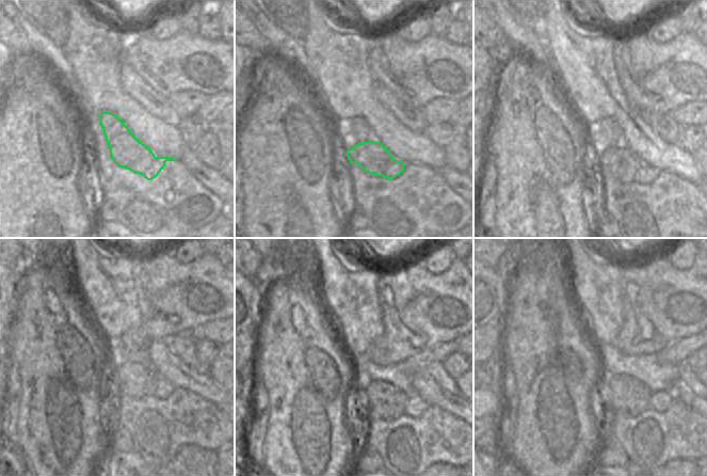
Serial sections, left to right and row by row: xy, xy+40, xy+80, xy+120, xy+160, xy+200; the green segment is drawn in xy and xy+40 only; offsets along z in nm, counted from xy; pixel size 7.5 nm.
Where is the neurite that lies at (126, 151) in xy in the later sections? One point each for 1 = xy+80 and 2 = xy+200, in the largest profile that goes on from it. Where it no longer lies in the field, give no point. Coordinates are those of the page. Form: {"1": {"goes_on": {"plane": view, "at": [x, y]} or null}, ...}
{"1": {"goes_on": {"plane": "xy+80", "at": [622, 163]}}, "2": {"goes_on": {"plane": "xy+200", "at": [632, 409]}}}

